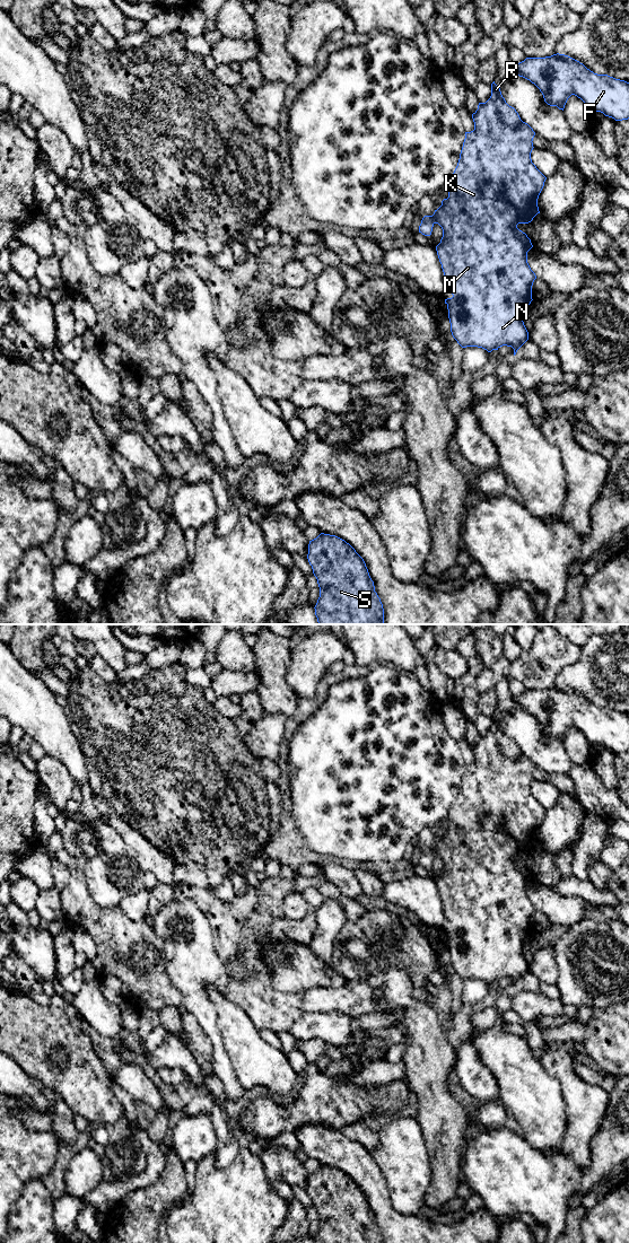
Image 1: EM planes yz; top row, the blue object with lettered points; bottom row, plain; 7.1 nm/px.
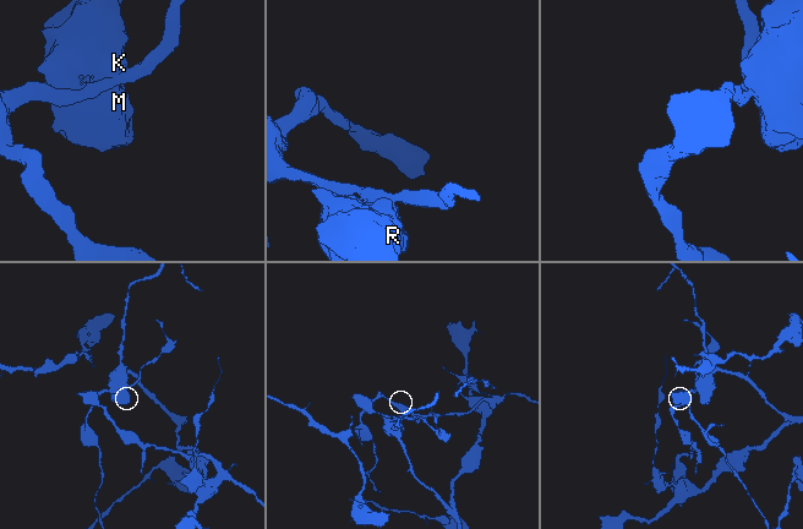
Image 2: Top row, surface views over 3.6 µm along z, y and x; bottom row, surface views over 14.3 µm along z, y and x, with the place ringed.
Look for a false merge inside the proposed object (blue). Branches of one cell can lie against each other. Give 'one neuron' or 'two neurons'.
two neurons

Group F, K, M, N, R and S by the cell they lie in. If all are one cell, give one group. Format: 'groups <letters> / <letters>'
groups F K M N R / S

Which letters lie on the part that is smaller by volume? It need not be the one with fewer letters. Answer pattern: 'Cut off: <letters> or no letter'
Cut off: S

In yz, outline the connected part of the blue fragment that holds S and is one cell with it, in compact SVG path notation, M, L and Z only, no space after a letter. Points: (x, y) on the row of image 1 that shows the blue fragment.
M321 533L309 541L307 559L320 587L320 597L314 607L318 624L385 624L383 604L366 563L349 543L335 535Z

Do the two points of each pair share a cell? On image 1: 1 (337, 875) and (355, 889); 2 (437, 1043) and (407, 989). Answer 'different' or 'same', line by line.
1: same
2: same

